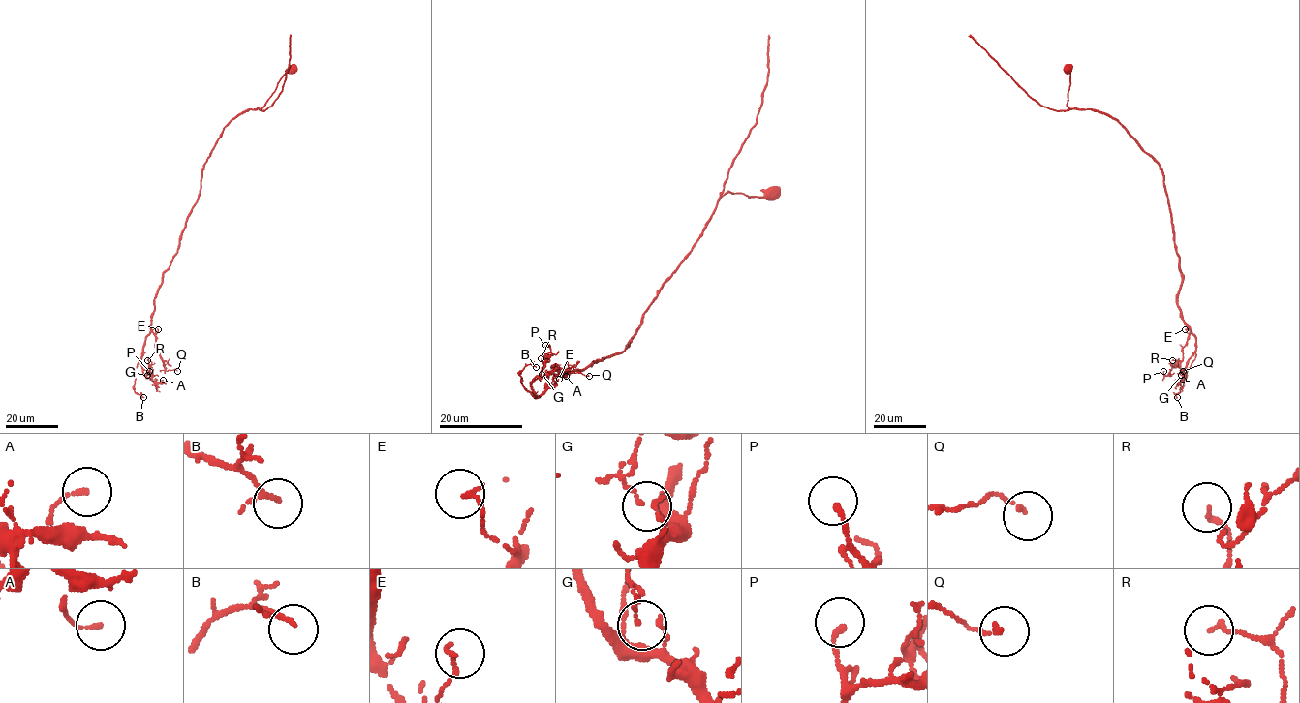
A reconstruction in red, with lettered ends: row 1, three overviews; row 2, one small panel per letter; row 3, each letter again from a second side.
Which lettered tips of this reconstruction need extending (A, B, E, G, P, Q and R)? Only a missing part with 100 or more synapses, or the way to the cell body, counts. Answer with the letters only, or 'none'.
none

